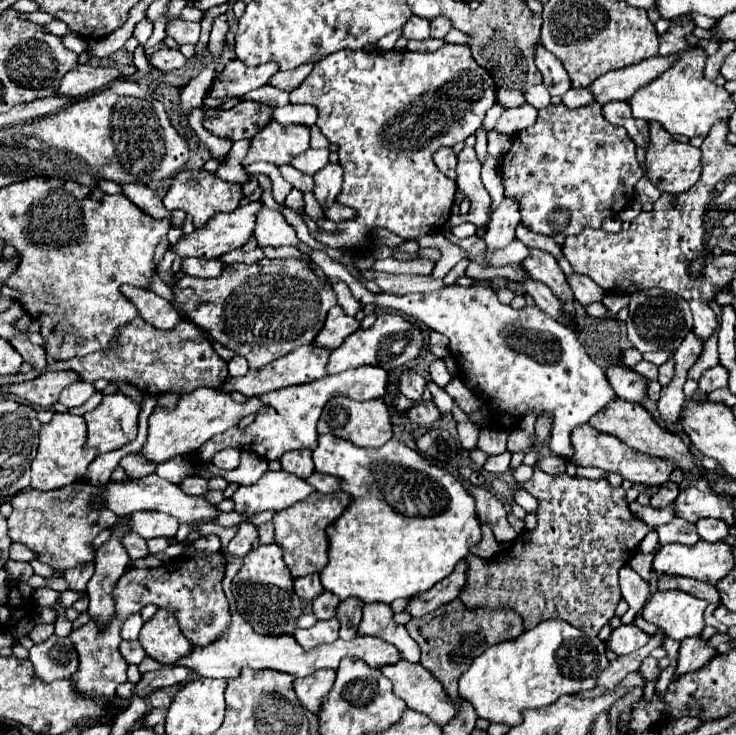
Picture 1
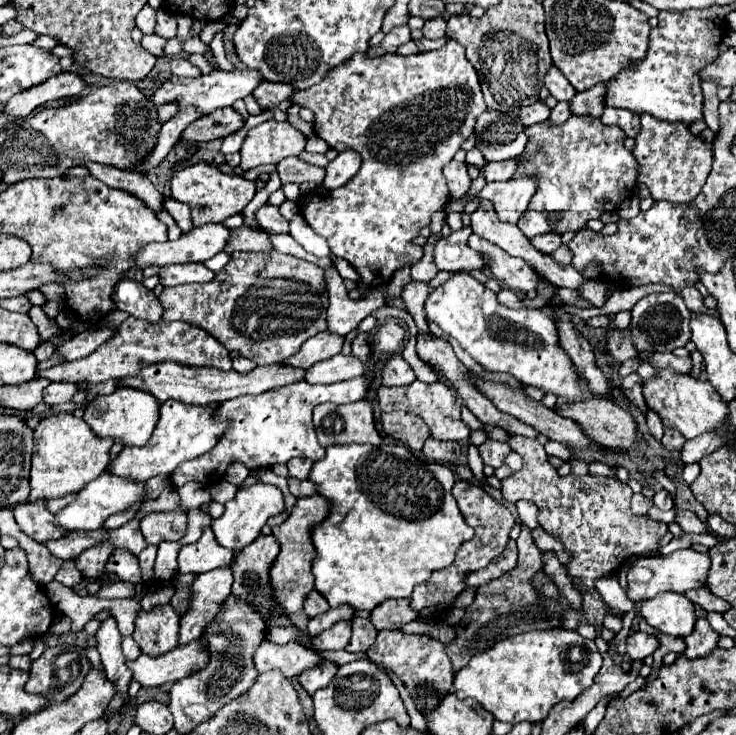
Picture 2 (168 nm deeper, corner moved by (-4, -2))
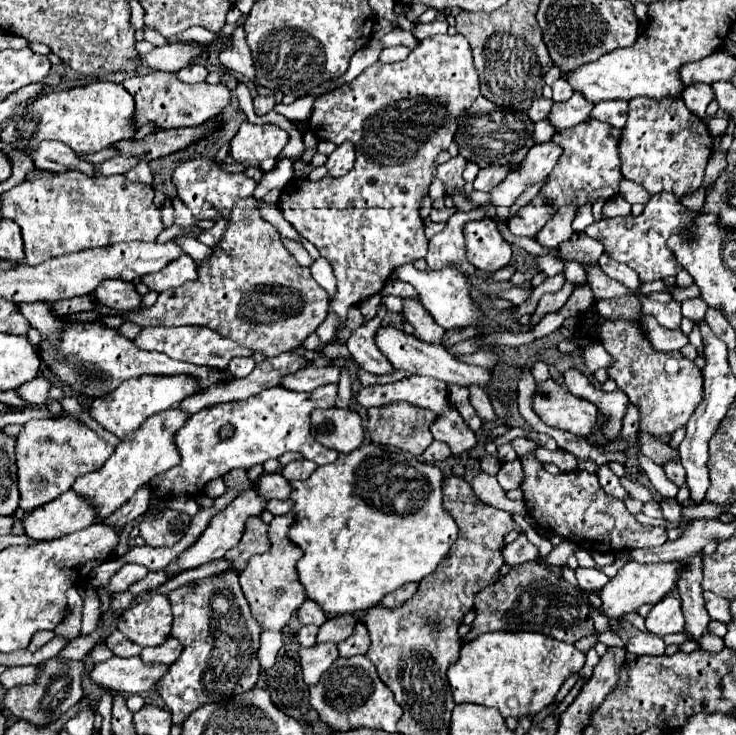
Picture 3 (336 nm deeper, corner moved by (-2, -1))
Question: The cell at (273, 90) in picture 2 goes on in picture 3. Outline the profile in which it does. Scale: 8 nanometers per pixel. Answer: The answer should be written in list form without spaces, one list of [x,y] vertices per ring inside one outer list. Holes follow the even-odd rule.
[[[272,94],[270,96],[256,96],[256,100],[254,100],[254,112],[258,116],[264,116],[272,108],[274,108],[274,96]]]

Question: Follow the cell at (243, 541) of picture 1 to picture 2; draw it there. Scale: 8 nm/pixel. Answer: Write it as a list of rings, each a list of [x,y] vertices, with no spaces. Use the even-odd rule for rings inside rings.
[[[232,563],[214,571],[200,573],[190,585],[190,611],[180,619],[180,645],[186,645],[208,629],[208,625],[222,611],[224,601],[232,589]]]

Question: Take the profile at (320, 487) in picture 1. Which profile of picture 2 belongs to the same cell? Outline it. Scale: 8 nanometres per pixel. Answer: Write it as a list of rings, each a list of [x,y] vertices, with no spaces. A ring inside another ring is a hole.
[[[288,479],[288,485],[290,485],[290,493],[294,497],[310,497],[310,495],[316,495],[318,489],[314,485],[314,481],[310,479],[304,479],[304,481],[296,481],[296,479]]]

